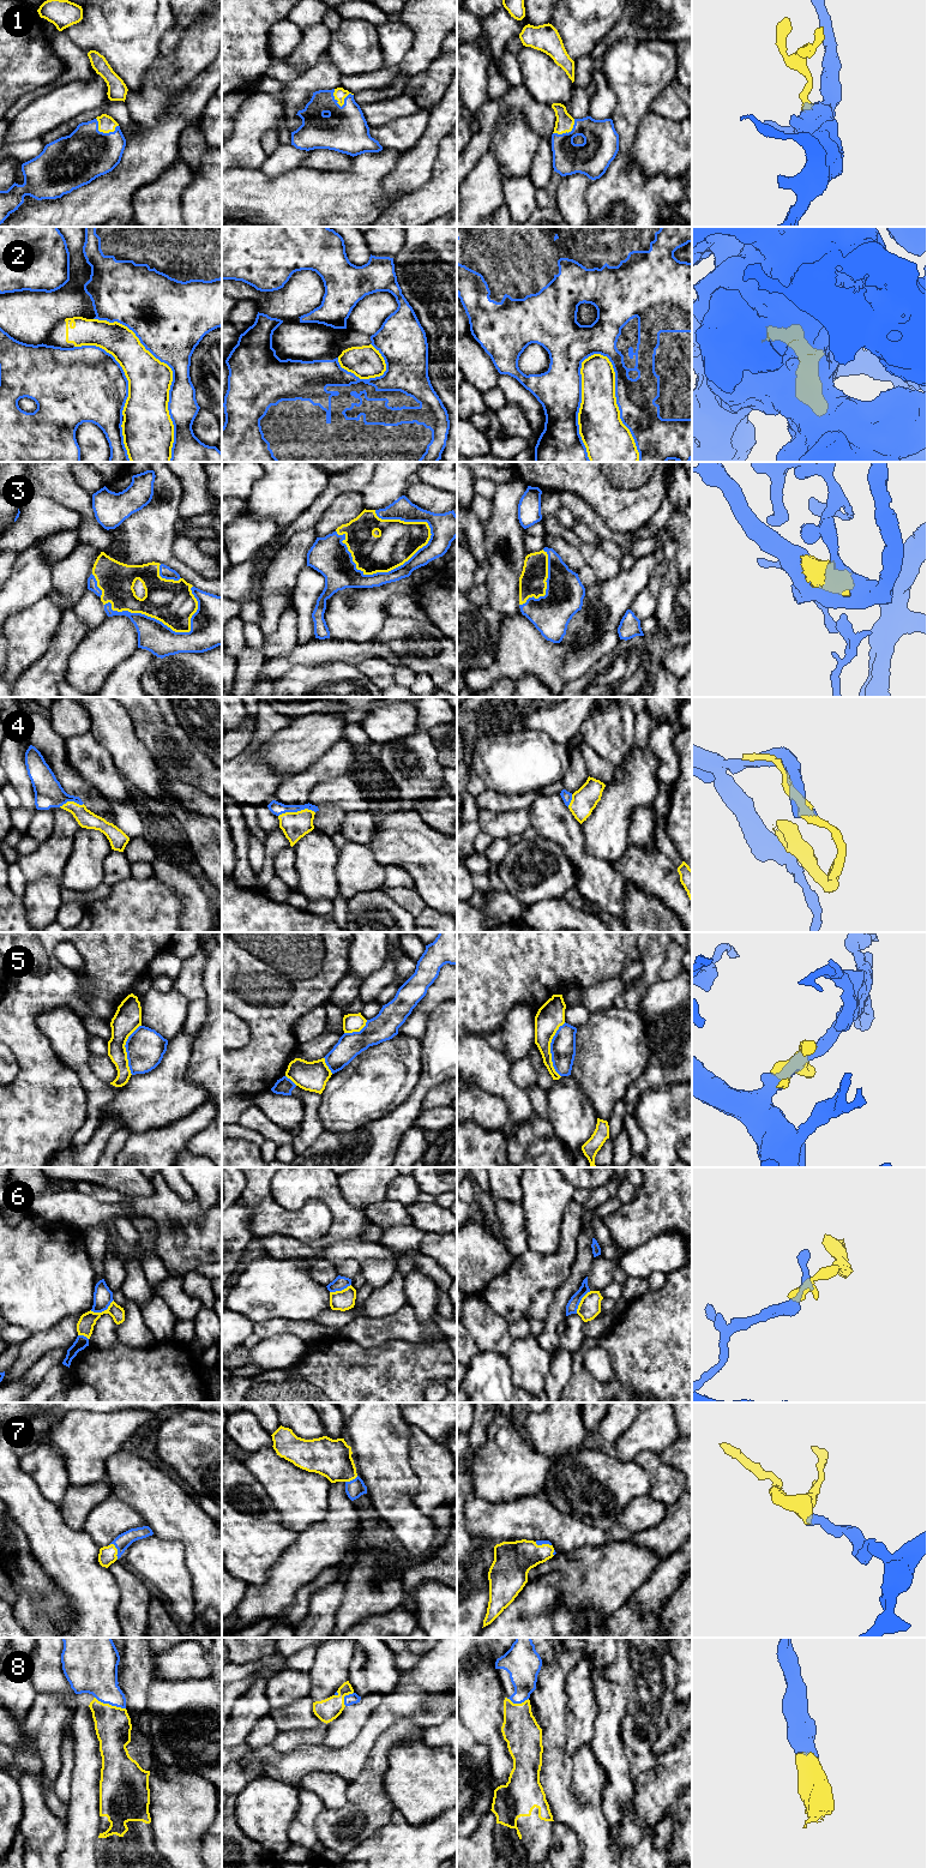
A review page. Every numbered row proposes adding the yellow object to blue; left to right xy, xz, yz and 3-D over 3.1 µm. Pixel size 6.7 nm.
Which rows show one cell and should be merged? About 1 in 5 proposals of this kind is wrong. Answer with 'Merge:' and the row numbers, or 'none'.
Merge: 1, 3, 4, 7, 8

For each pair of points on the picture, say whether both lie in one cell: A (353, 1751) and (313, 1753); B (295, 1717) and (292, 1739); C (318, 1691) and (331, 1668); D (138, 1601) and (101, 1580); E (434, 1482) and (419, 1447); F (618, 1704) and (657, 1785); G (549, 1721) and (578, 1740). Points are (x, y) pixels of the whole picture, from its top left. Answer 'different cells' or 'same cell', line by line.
A: same cell
B: different cells
C: same cell
D: different cells
E: same cell
F: different cells
G: different cells

